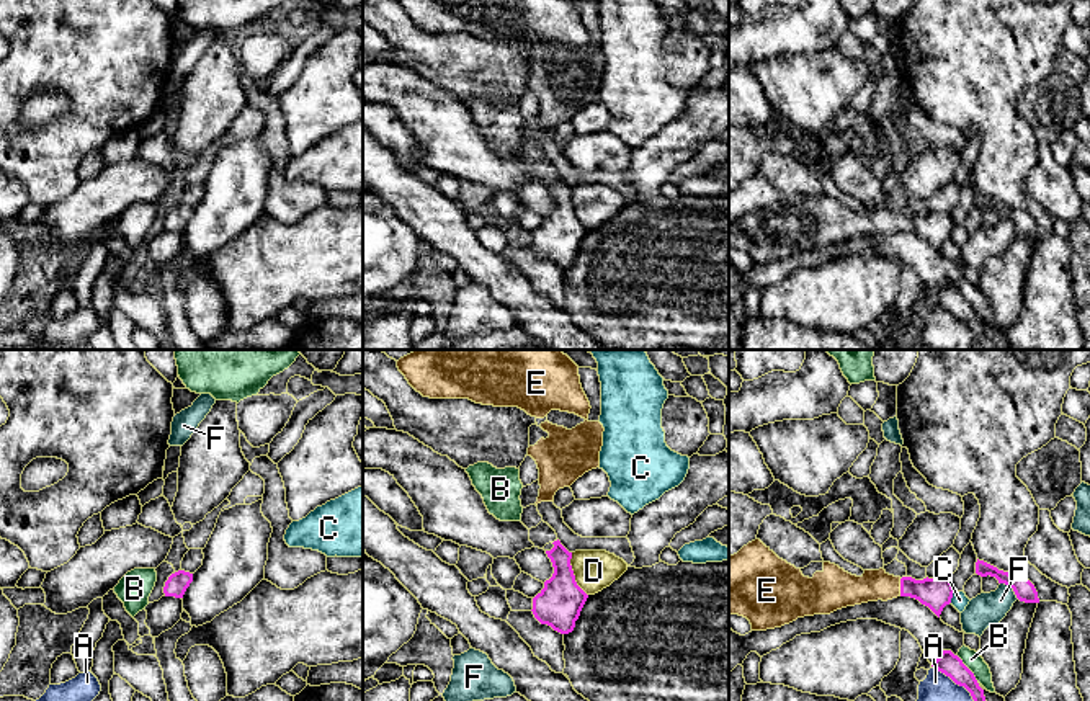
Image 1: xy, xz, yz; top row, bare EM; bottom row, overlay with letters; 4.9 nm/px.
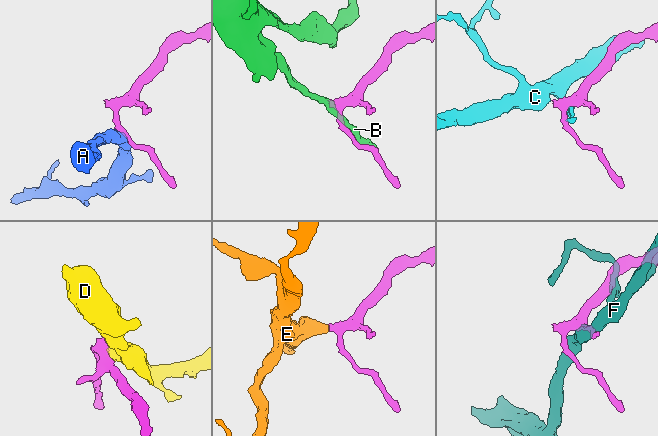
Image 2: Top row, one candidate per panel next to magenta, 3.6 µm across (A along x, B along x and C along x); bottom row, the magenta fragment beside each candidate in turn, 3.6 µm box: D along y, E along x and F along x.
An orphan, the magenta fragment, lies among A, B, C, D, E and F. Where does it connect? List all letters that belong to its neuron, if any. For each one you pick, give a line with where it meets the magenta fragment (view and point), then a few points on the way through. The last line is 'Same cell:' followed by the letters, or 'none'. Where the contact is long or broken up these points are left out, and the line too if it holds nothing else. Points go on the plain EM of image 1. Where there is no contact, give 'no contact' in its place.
E: meets magenta in yz at (901, 221)
Same cell: E

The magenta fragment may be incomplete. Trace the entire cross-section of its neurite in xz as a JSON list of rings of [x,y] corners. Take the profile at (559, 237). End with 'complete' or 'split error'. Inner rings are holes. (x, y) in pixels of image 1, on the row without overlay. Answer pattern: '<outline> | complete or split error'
[[[559,173],[552,178],[554,181],[546,188],[552,196],[554,208],[533,232],[531,245],[541,258],[547,258],[561,268],[569,268],[574,265],[588,229],[575,216],[570,199],[572,186]]] | complete

